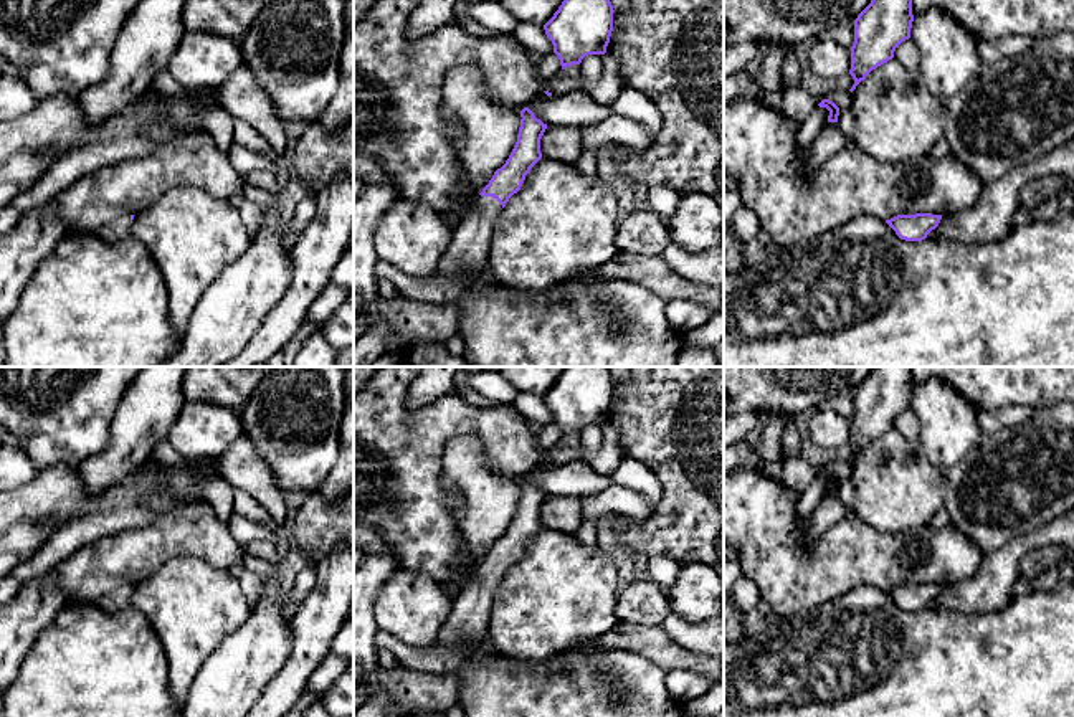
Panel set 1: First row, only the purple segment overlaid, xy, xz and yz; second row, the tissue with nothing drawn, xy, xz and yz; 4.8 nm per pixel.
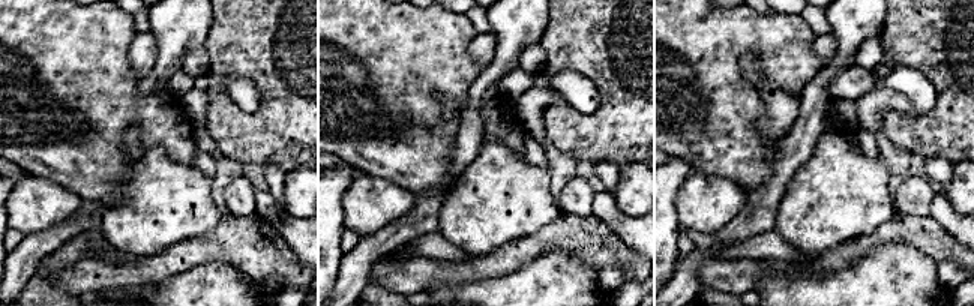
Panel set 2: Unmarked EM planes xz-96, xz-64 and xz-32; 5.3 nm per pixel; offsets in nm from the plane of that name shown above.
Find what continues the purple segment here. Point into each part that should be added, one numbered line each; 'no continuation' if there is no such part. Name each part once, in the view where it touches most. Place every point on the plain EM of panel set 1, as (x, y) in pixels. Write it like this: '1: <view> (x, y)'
1: xz (468, 622)

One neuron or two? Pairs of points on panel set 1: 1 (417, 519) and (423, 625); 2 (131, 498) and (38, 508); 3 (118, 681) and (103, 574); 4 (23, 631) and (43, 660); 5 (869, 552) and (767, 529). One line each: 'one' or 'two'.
1: two
2: one
3: two
4: two
5: one

